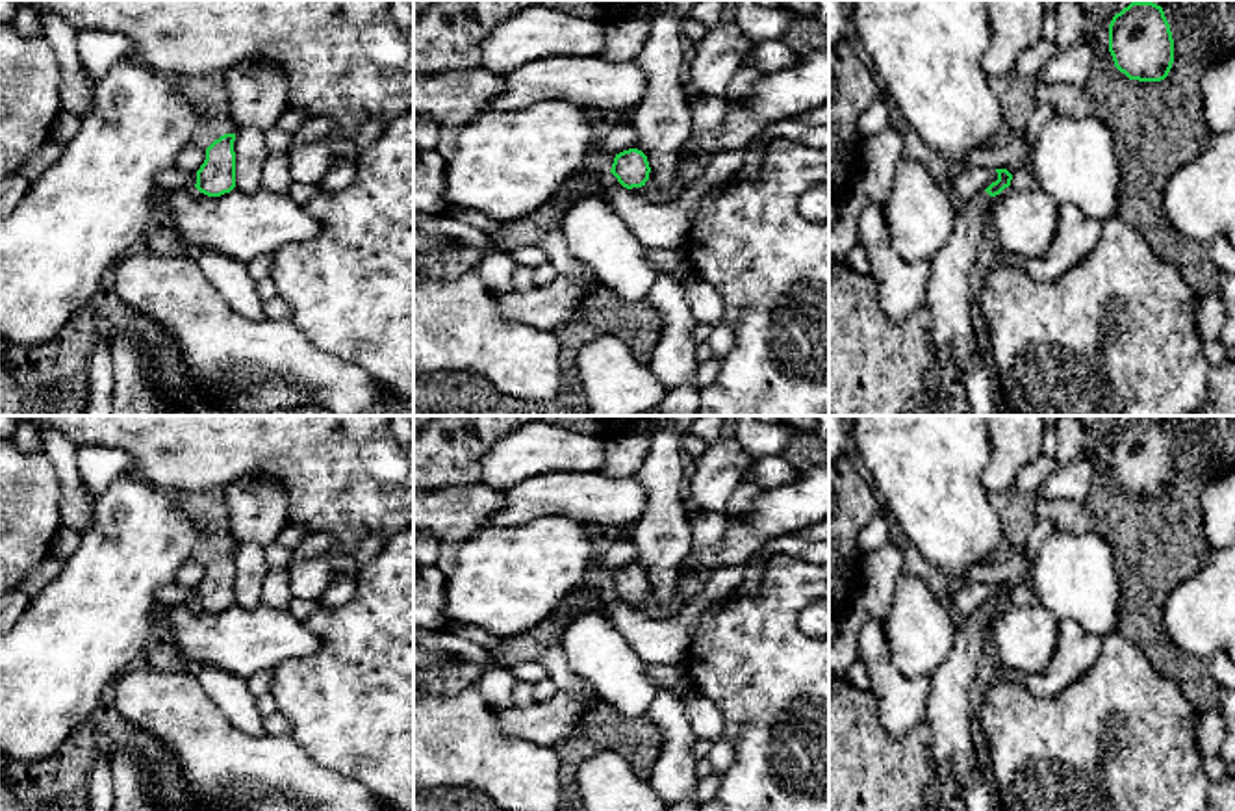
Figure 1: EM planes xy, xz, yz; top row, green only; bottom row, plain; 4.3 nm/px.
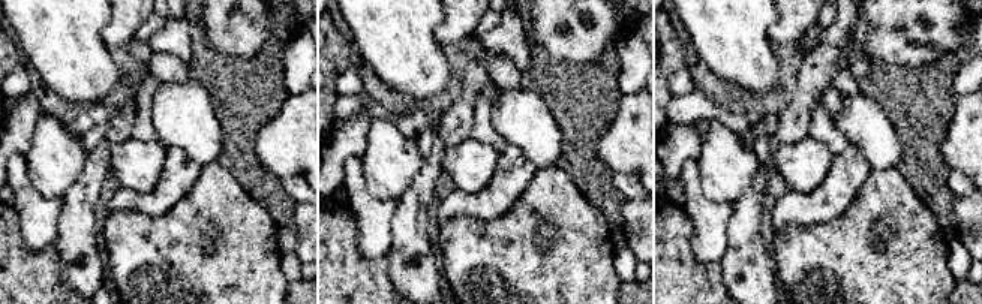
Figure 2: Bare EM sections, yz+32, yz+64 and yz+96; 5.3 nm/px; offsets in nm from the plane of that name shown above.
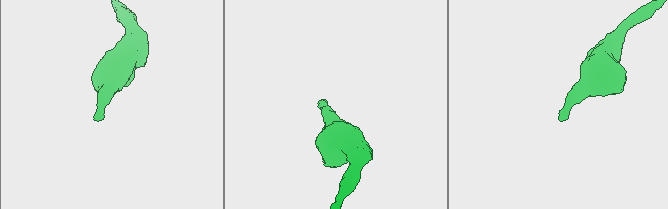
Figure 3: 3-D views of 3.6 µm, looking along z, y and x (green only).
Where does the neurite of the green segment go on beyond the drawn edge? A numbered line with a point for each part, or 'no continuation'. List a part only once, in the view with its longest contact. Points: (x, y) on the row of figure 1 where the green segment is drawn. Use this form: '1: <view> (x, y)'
1: yz (948, 292)

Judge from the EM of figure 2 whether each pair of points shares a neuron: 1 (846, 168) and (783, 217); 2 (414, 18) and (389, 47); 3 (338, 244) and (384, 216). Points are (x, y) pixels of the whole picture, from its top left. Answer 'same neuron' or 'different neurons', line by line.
1: same neuron
2: same neuron
3: different neurons

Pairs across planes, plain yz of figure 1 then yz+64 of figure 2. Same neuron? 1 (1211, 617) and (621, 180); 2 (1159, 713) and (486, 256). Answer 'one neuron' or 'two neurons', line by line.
1: two neurons
2: one neuron

